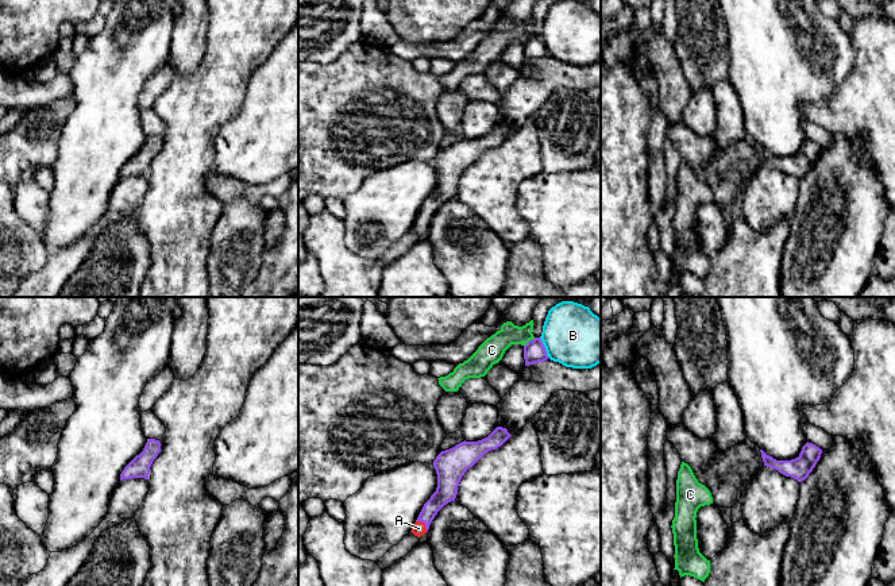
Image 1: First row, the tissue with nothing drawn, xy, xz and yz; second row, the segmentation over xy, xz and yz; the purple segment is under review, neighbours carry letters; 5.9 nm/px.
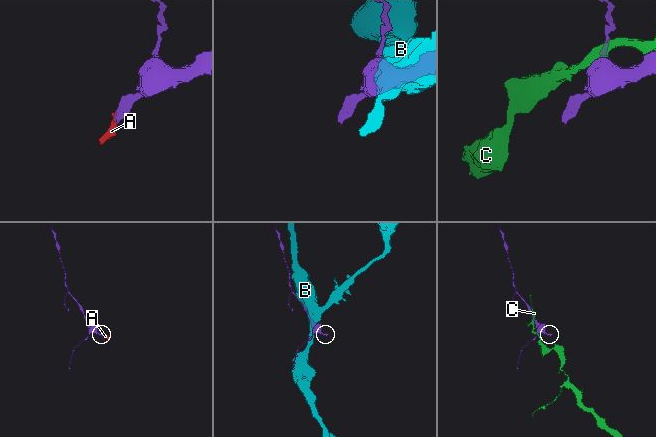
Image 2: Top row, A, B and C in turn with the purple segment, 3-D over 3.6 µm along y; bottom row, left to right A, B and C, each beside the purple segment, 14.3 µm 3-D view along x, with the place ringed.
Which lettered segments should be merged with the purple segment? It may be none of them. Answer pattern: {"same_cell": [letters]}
{"same_cell": ["A"]}

